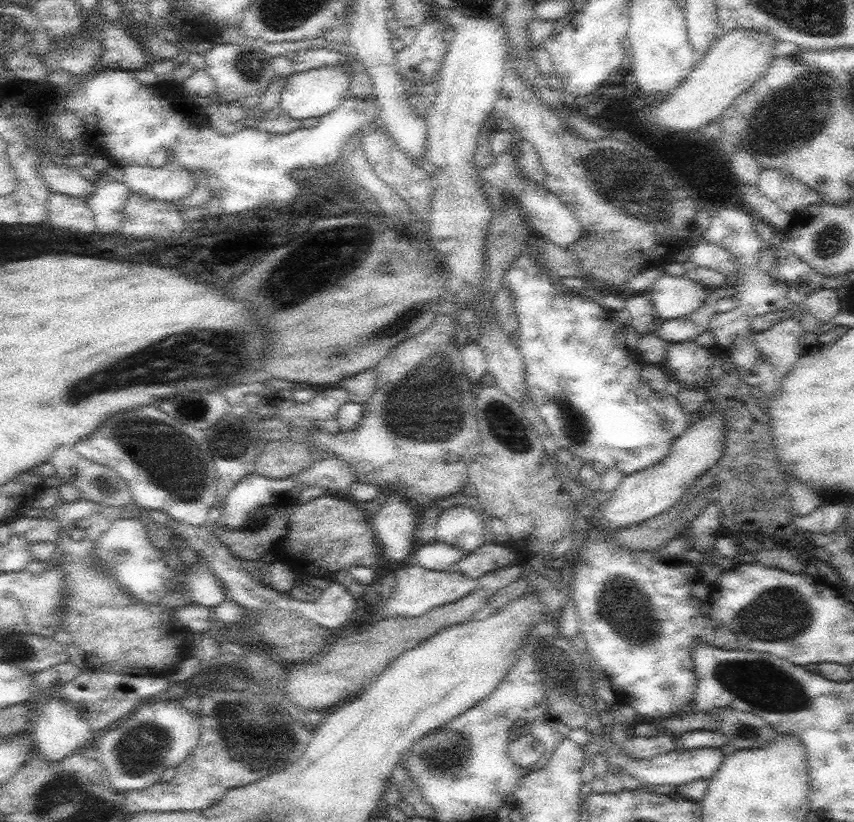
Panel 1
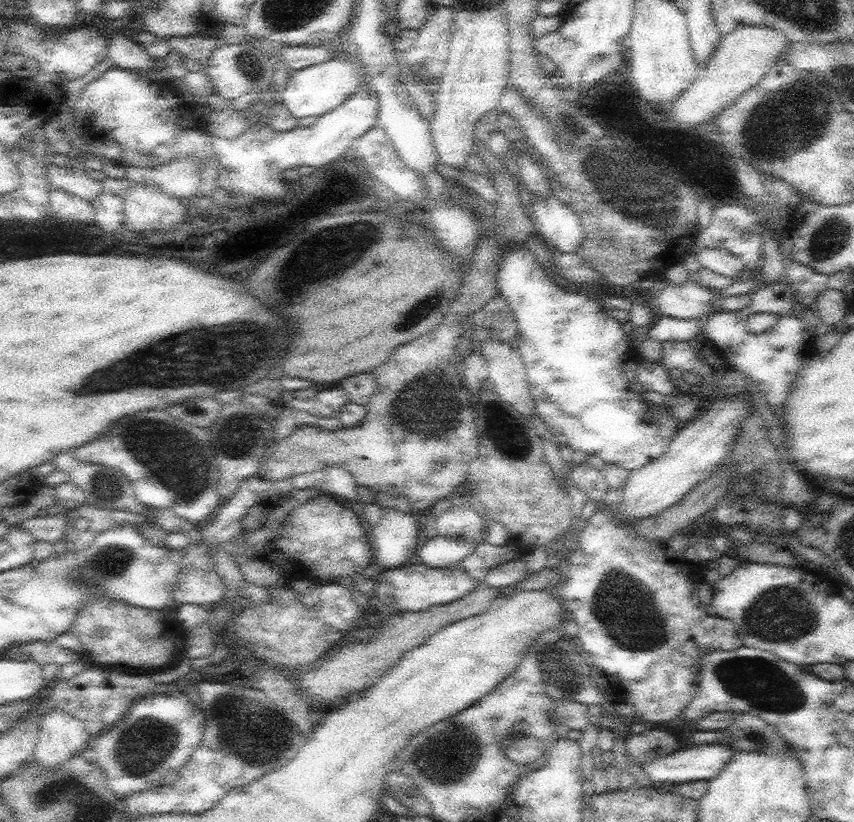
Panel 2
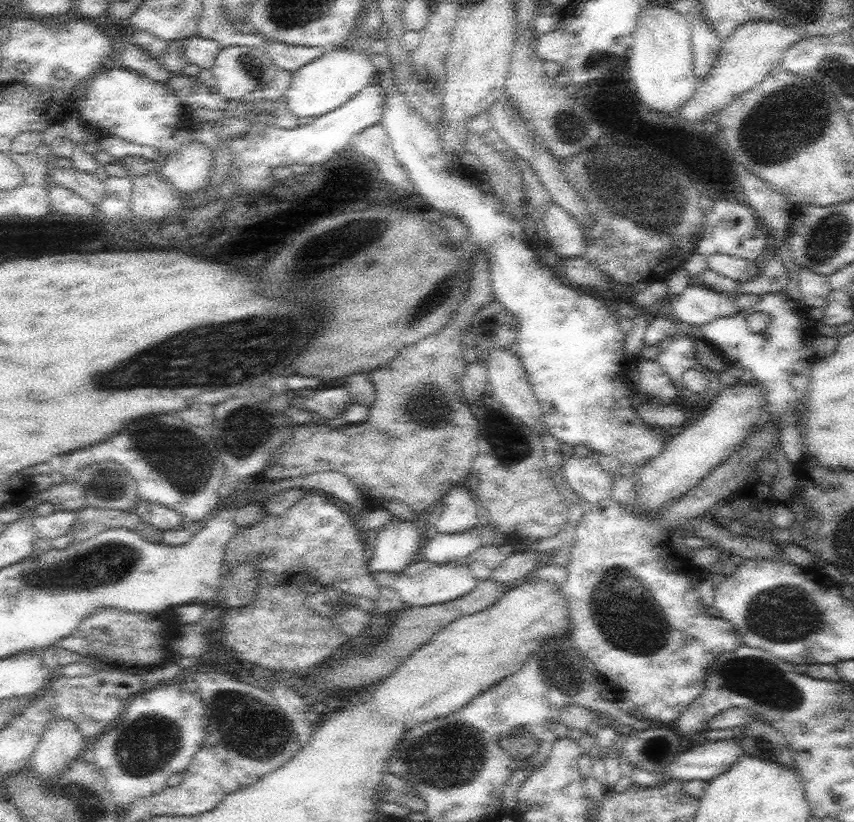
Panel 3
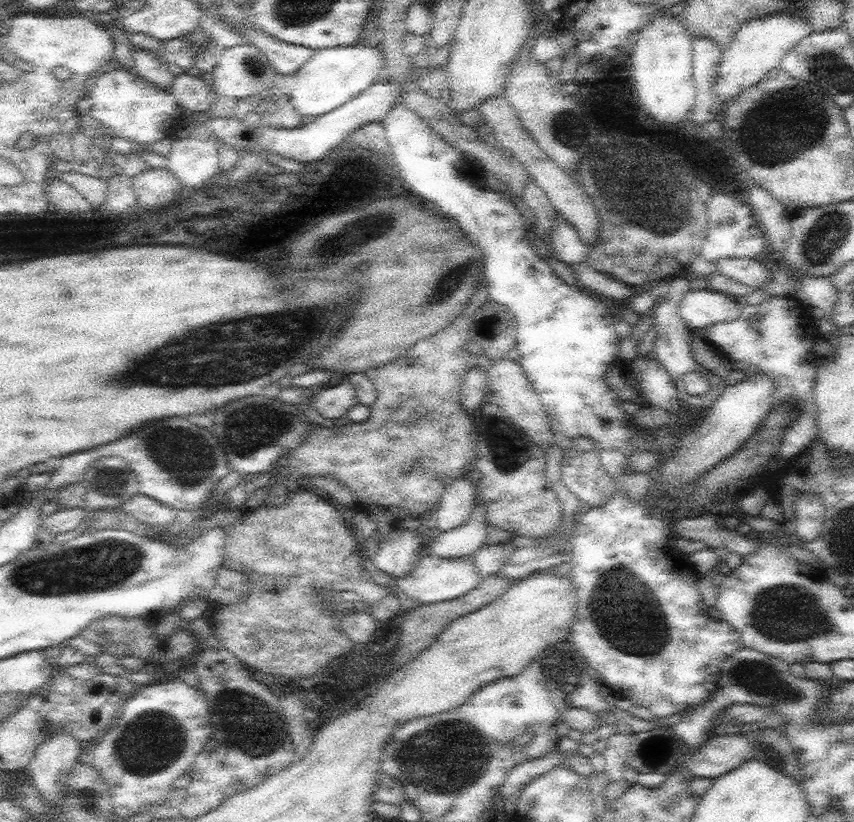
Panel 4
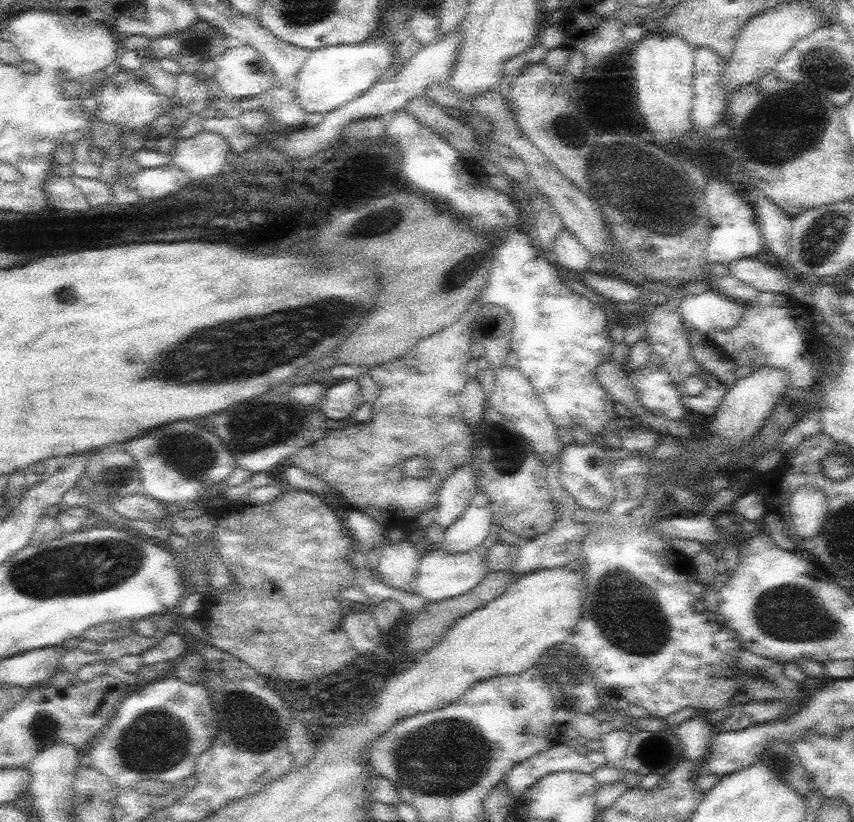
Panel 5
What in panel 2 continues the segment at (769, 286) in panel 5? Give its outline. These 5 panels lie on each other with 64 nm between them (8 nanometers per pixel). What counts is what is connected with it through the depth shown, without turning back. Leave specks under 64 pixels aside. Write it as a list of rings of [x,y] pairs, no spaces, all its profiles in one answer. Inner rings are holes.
[[[709,246],[709,248],[703,248],[699,252],[693,252],[693,256],[695,256],[695,262],[701,264],[701,268],[707,268],[715,274],[729,278],[729,280],[745,270],[743,264],[741,264],[741,258],[737,258],[731,252],[721,250],[721,248]]]

